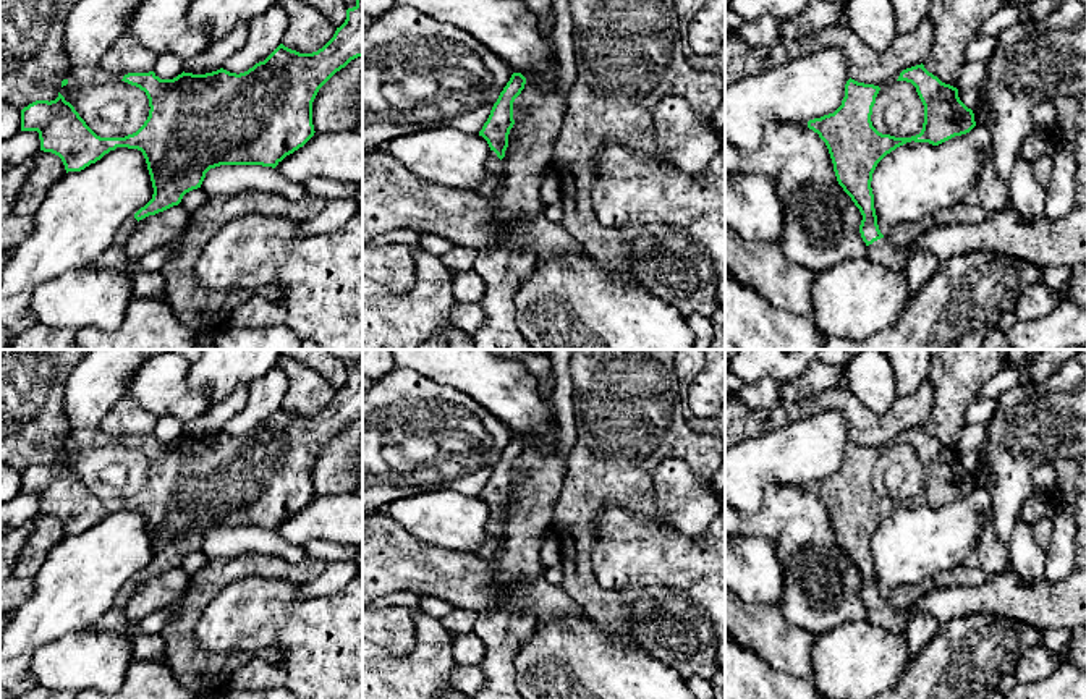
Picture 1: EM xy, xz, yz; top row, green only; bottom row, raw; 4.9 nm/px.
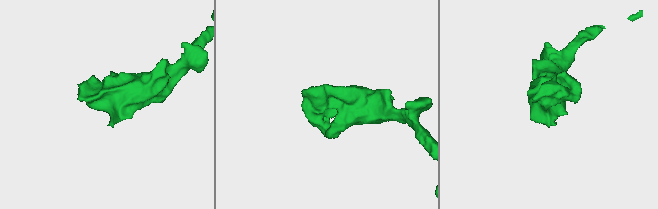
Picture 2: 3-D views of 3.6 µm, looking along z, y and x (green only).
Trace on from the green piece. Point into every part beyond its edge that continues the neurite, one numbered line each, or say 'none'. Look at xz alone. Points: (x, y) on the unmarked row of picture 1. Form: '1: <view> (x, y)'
1: xz (491, 549)

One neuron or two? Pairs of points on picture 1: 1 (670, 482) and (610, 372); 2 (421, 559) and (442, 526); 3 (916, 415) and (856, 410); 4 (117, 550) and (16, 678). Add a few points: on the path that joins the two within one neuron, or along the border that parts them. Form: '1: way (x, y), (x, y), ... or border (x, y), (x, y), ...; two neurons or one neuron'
1: border (683, 460), (664, 460), (659, 465), (654, 500); two neurons
2: border (398, 523), (424, 542), (468, 554); two neurons
3: way (902, 416), (895, 421), (871, 421); one neuron
4: way (84, 580), (18, 646); one neuron

